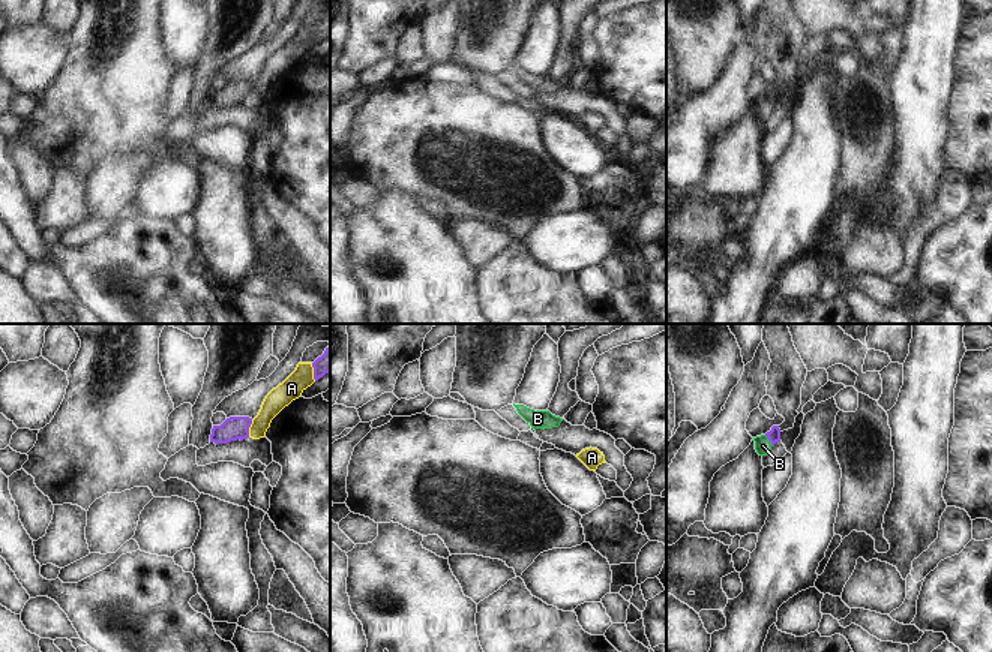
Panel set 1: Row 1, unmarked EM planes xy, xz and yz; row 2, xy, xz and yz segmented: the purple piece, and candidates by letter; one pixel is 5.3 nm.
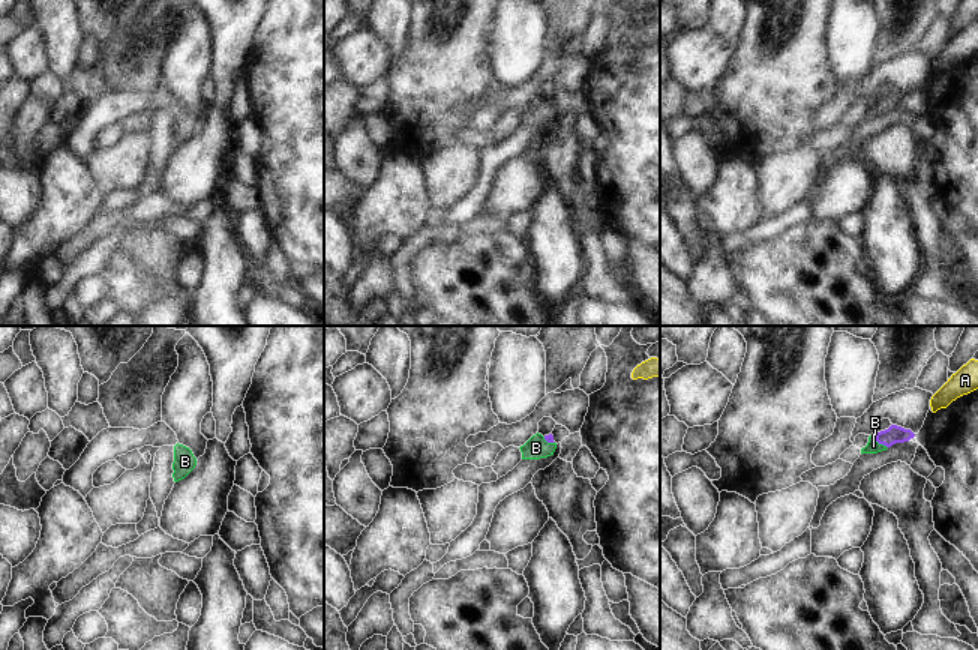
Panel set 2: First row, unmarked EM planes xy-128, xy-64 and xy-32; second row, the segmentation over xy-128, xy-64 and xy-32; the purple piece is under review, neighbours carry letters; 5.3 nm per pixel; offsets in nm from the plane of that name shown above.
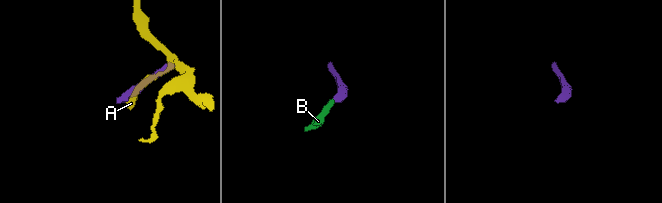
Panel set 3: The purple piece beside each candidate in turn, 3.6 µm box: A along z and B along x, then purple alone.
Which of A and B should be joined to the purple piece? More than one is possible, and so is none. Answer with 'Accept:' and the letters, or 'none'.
Accept: B

